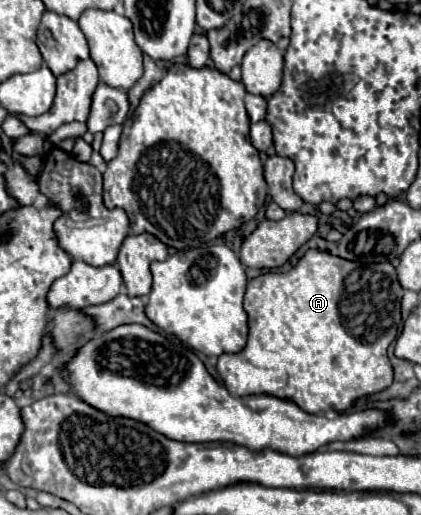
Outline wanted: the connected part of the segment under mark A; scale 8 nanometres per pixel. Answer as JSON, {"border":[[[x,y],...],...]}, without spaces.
{"border":[[[308,249],[306,255],[290,271],[286,271],[286,273],[264,273],[264,275],[258,275],[258,277],[248,281],[246,295],[244,295],[244,311],[248,313],[248,343],[240,353],[224,353],[224,355],[218,357],[218,365],[216,365],[218,375],[222,377],[224,387],[232,395],[238,395],[238,397],[266,393],[266,395],[274,395],[274,397],[280,397],[280,399],[290,399],[300,409],[304,409],[306,413],[330,413],[330,411],[342,413],[358,397],[378,393],[378,391],[386,389],[392,383],[392,365],[388,361],[386,349],[394,341],[398,325],[400,325],[402,295],[404,295],[404,289],[396,279],[396,269],[388,261],[384,261],[382,265],[378,263],[378,267],[362,267],[360,263],[352,263],[348,259],[342,259],[342,257],[334,257],[328,251]]]}

